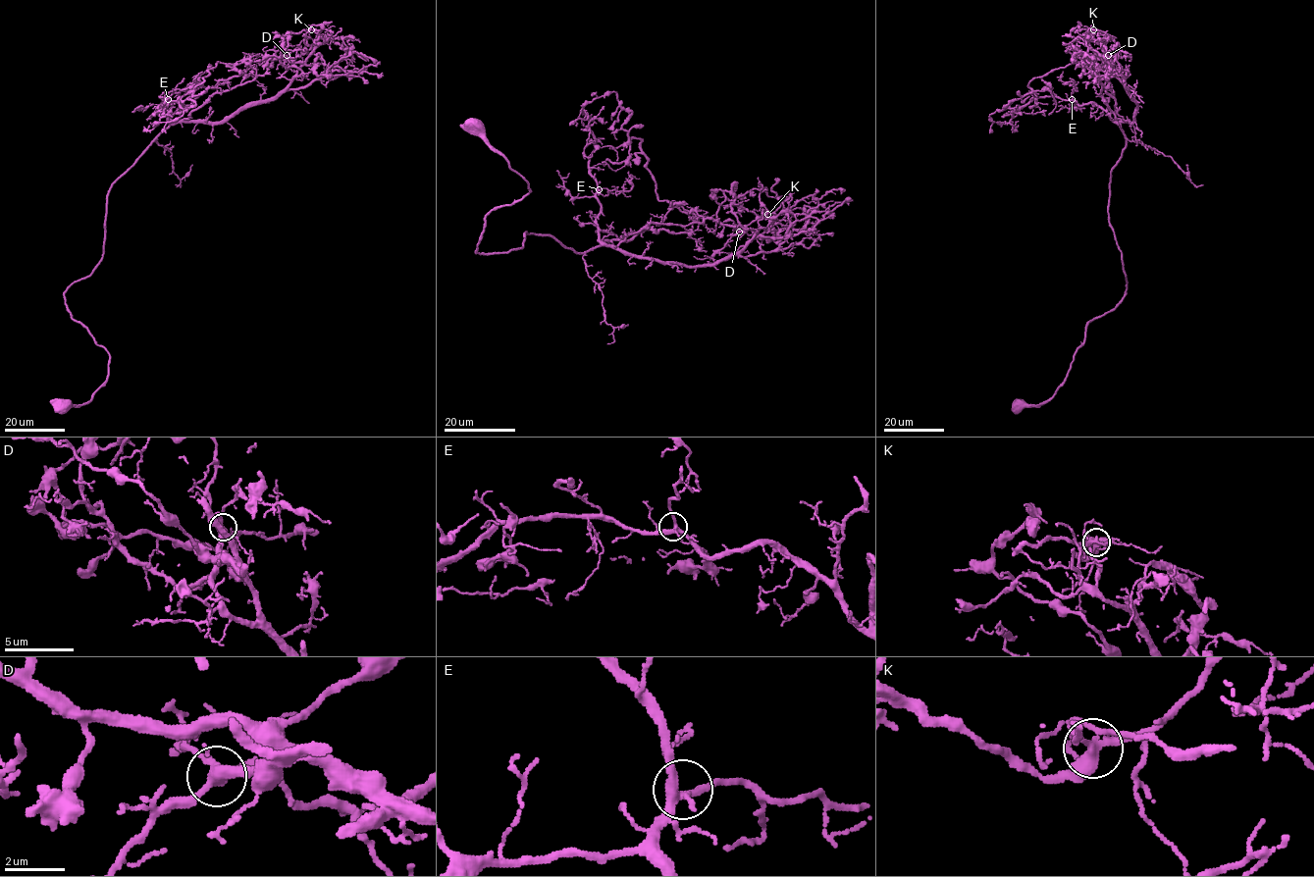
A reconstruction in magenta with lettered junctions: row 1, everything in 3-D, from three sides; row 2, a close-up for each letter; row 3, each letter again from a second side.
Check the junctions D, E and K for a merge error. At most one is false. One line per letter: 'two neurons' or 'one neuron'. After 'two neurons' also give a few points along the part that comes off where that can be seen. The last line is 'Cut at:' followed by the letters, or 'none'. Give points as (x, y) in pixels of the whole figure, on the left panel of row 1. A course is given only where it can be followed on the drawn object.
D: one neuron
E: one neuron
K: two neurons; course (310, 29), (326, 28), (332, 34), (328, 35), (333, 33)
Cut at: K

